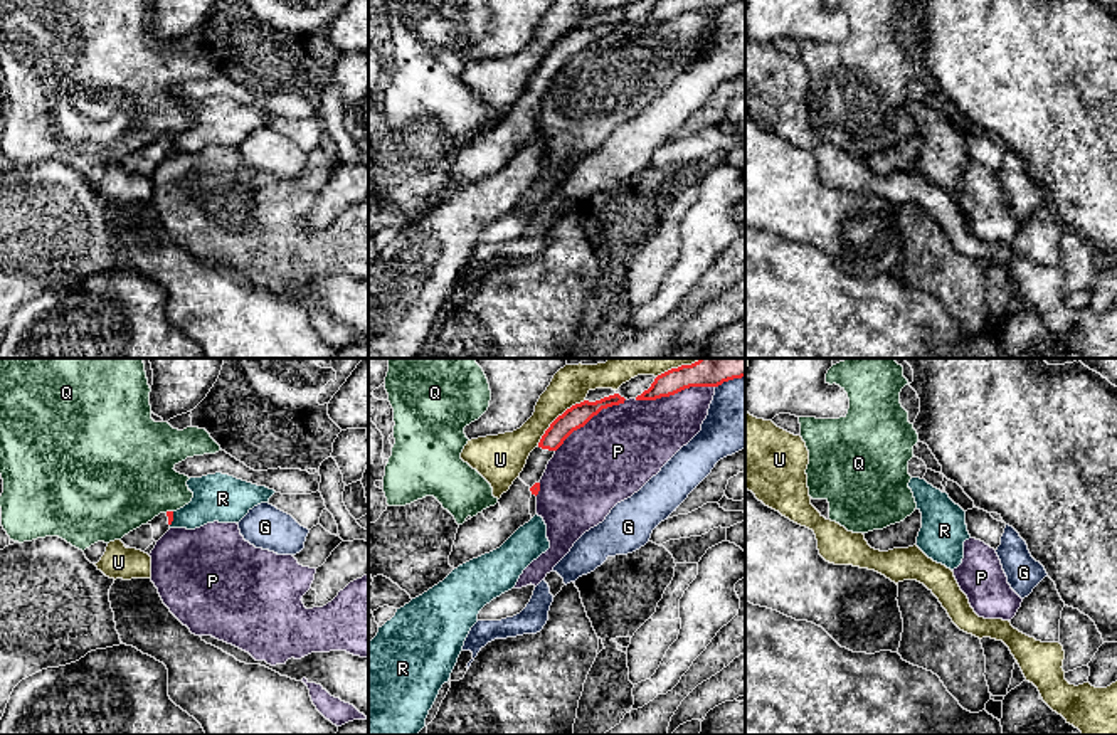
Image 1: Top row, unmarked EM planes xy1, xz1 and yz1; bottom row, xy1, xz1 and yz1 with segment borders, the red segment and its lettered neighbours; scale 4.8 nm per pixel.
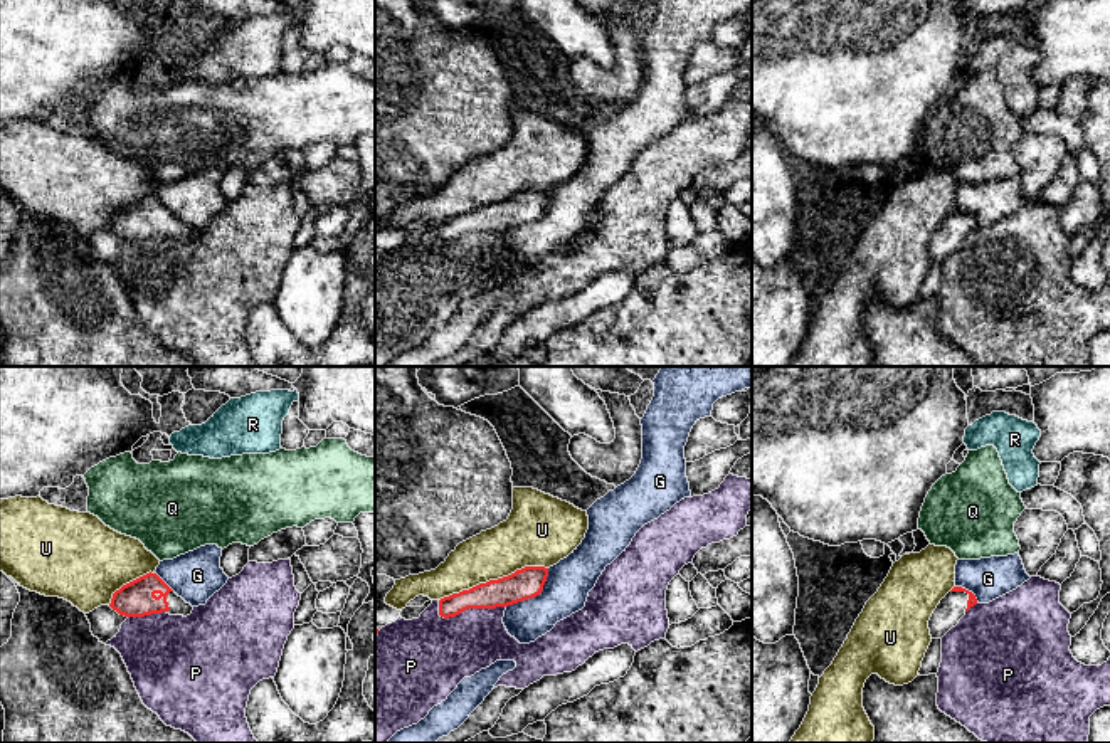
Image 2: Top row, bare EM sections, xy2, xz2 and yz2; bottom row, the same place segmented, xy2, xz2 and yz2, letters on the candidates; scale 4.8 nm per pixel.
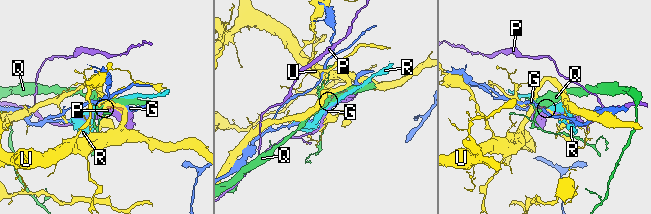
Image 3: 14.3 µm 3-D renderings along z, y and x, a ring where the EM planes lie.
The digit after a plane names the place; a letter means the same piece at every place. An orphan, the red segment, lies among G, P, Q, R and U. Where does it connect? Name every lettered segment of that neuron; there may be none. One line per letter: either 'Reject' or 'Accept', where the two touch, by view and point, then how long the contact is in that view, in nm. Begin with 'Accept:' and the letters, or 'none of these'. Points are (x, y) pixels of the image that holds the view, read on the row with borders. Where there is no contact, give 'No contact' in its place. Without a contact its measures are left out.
Accept: none of these
G: Reject. Touches red at xz2 (535, 595). Shared border 280 nm
P: Reject. Touches red at xz2 (471, 607). Shared border 340 nm
Q: Reject. Touches red at xy1 (169, 512). Shared border 40 nm
R: Reject. Touches red at xy1 (172, 518). Shared border 70 nm
U: Reject. Touches red at xz2 (493, 580). Shared border 550 nm

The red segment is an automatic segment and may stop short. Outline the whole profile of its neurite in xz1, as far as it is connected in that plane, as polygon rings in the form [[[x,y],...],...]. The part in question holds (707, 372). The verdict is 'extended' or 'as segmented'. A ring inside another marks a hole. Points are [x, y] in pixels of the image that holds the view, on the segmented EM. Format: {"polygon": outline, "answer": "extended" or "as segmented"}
{"polygon": [[[700,358],[691,365],[681,365],[658,375],[636,400],[670,397],[690,387],[718,387],[742,377],[745,377],[745,358]]], "answer": "as segmented"}

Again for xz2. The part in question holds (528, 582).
{"polygon": [[[525,566],[515,573],[479,583],[439,600],[439,615],[456,617],[468,609],[508,607],[542,593],[548,577],[545,566]]], "answer": "as segmented"}

